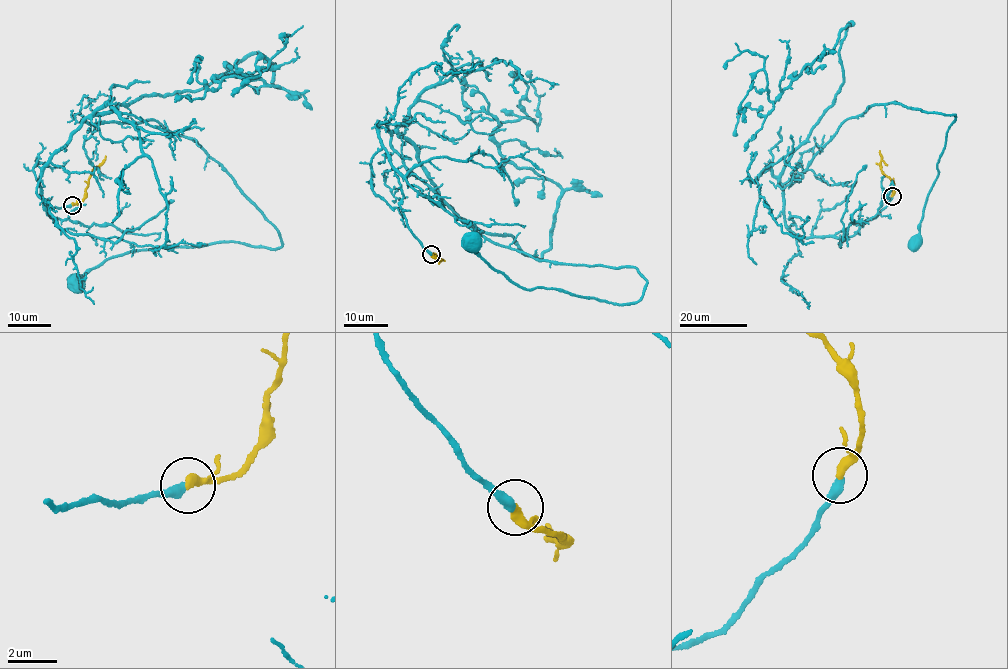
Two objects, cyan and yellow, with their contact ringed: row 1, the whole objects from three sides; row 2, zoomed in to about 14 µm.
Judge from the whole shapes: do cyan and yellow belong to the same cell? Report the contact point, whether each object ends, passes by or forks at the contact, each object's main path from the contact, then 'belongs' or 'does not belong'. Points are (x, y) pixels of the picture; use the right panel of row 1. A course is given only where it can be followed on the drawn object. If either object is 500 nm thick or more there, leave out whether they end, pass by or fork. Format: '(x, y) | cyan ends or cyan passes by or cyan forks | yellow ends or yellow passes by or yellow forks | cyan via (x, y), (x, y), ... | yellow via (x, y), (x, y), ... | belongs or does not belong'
(892, 196) | cyan ends | yellow passes by | cyan via (891, 196), (875, 217), (805, 237), (788, 228), (783, 186), (871, 104), (955, 114), (916, 244) | yellow via (891, 196), (895, 192), (893, 182), (882, 172), (879, 150) | belongs

